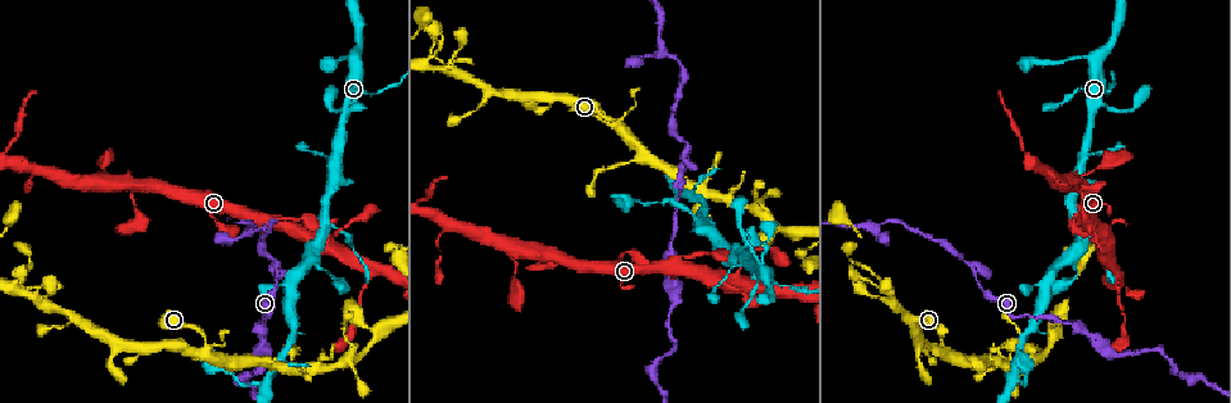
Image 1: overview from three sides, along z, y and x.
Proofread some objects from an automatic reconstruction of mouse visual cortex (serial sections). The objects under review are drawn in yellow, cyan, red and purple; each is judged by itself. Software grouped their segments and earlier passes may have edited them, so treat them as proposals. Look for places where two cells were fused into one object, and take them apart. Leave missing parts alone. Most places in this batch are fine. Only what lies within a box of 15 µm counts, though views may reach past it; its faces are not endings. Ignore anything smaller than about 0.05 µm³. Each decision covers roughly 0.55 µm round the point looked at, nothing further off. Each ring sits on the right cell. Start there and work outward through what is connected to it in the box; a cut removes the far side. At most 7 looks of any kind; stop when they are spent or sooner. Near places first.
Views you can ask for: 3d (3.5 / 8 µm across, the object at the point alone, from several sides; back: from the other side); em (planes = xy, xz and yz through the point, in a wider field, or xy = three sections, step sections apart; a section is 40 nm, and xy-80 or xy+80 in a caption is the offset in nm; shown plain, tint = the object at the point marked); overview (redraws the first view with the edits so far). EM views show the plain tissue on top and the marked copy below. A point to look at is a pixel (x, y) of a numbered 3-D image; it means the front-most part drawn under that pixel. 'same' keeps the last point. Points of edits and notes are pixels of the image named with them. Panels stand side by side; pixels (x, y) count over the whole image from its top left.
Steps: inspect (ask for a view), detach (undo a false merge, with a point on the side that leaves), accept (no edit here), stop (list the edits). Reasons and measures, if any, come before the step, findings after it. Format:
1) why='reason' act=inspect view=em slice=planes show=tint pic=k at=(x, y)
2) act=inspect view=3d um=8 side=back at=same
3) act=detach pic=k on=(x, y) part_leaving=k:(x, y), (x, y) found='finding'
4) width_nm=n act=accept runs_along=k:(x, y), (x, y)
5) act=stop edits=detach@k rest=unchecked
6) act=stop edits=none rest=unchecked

why='thin neck' act=inspect view=3d um=3.5 pic=1 at=(276, 268)

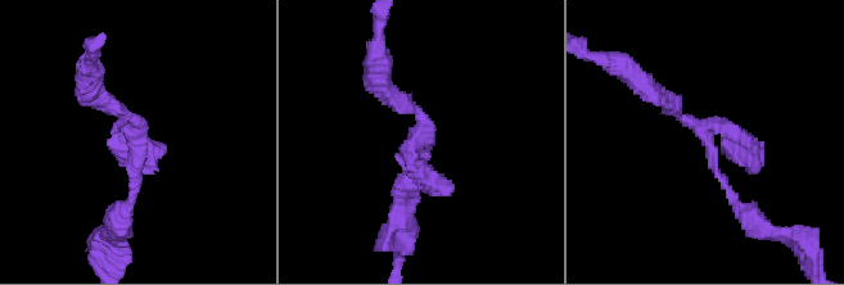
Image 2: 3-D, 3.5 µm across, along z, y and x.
why='now the EM' act=inspect view=em slice=xy step=5 show=tint pic=2 at=(134, 138)

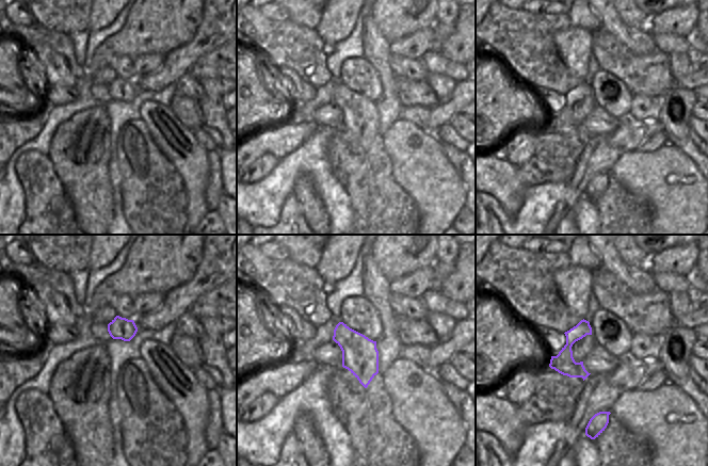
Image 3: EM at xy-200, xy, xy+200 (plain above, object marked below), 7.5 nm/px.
act=accept runs_along=2:(743, 212), (713, 164), (707, 136), (654, 89) found='all the same cell'

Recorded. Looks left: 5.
why='narrows sharply' act=inspect view=em slice=xy step=2 show=tint pic=1 at=(732, 281)

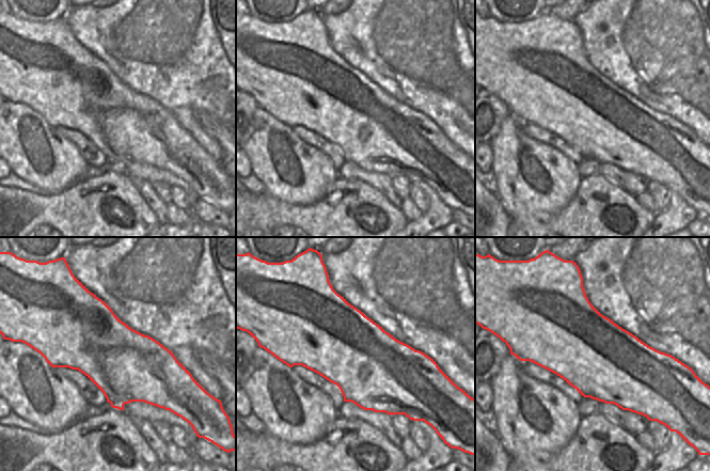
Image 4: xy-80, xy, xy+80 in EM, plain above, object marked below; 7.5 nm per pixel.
act=inspect view=3d um=3.5 at=same

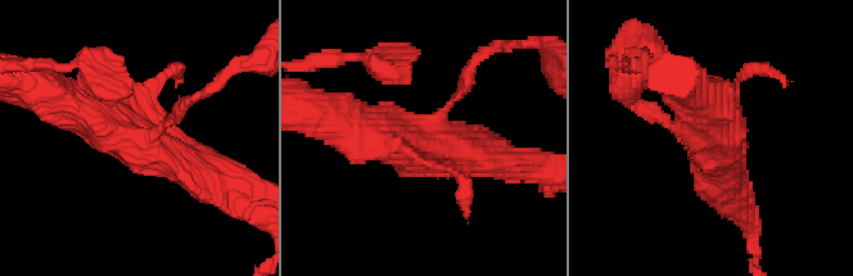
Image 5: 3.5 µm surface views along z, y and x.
act=accept runs_along=5:(49, 93), (190, 167) found='one cell here'

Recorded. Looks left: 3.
why='arms part here' act=inspect view=3d um=3.5 side=back pic=1 at=(1052, 332)

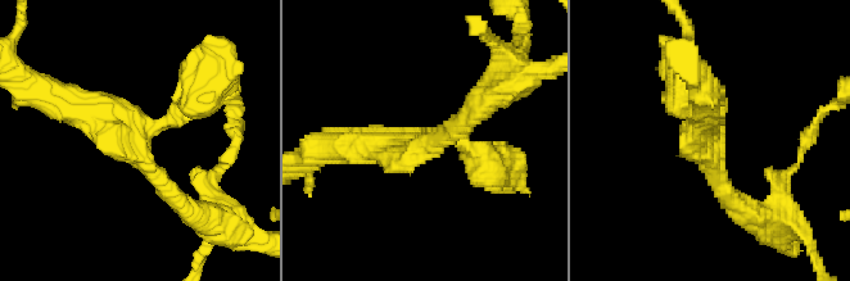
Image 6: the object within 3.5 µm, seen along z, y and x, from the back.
why='shape alone is not enough' act=inspect view=em slice=xy step=5 show=tint pic=6 at=(707, 134)

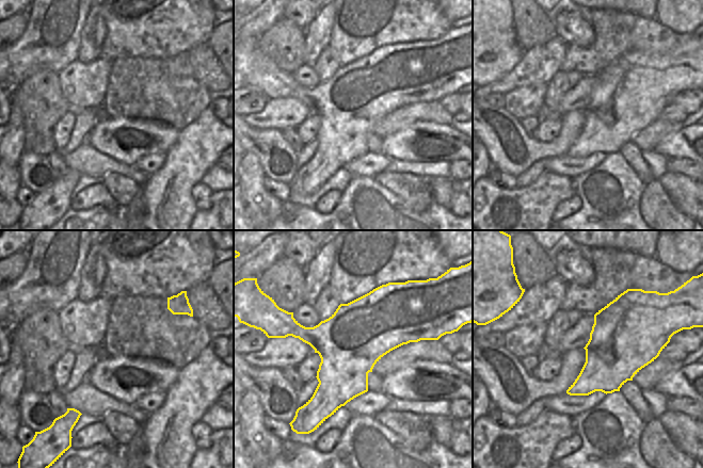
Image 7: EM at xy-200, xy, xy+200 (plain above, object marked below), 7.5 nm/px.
act=accept found='all the same cell'

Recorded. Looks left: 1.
act=stop edits=none rest=unchecked

